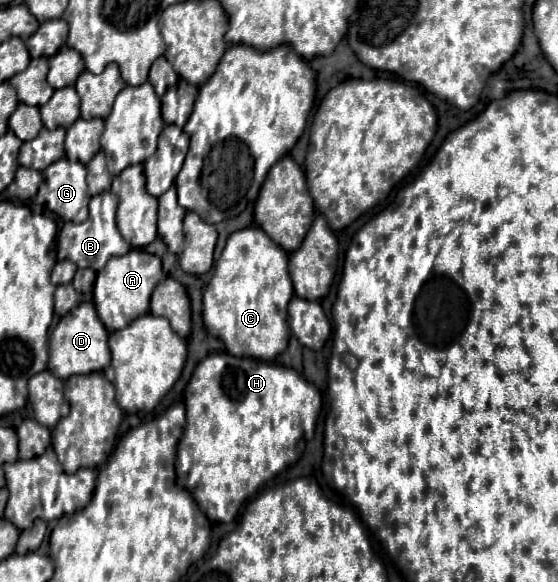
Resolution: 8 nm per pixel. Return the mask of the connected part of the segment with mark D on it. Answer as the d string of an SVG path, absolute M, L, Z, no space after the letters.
M83 302L73 312L65 314L57 328L51 332L49 338L49 366L47 370L53 372L53 376L67 380L75 374L89 374L89 372L101 372L105 366L109 366L109 346L107 346L107 330L101 324L97 310L91 302Z

